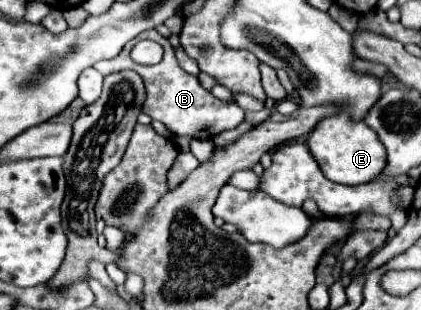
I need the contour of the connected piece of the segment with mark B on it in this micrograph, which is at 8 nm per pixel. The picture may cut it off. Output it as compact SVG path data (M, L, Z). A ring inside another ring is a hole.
M156 29L144 31L142 35L138 35L136 39L128 41L124 45L124 49L120 51L120 55L116 55L114 59L108 61L98 61L94 65L96 71L100 71L102 75L110 75L116 71L136 71L144 85L146 85L146 107L142 109L146 115L150 115L156 121L162 121L170 133L174 135L186 135L192 139L214 139L218 133L226 131L226 129L234 129L244 121L244 111L236 105L236 103L228 103L228 101L220 101L216 97L212 97L210 91L206 91L196 75L186 73L178 61L174 61L174 47L170 45L170 41L166 37L162 37ZM140 39L154 39L164 47L164 59L158 65L138 65L130 59L130 49L140 41Z

